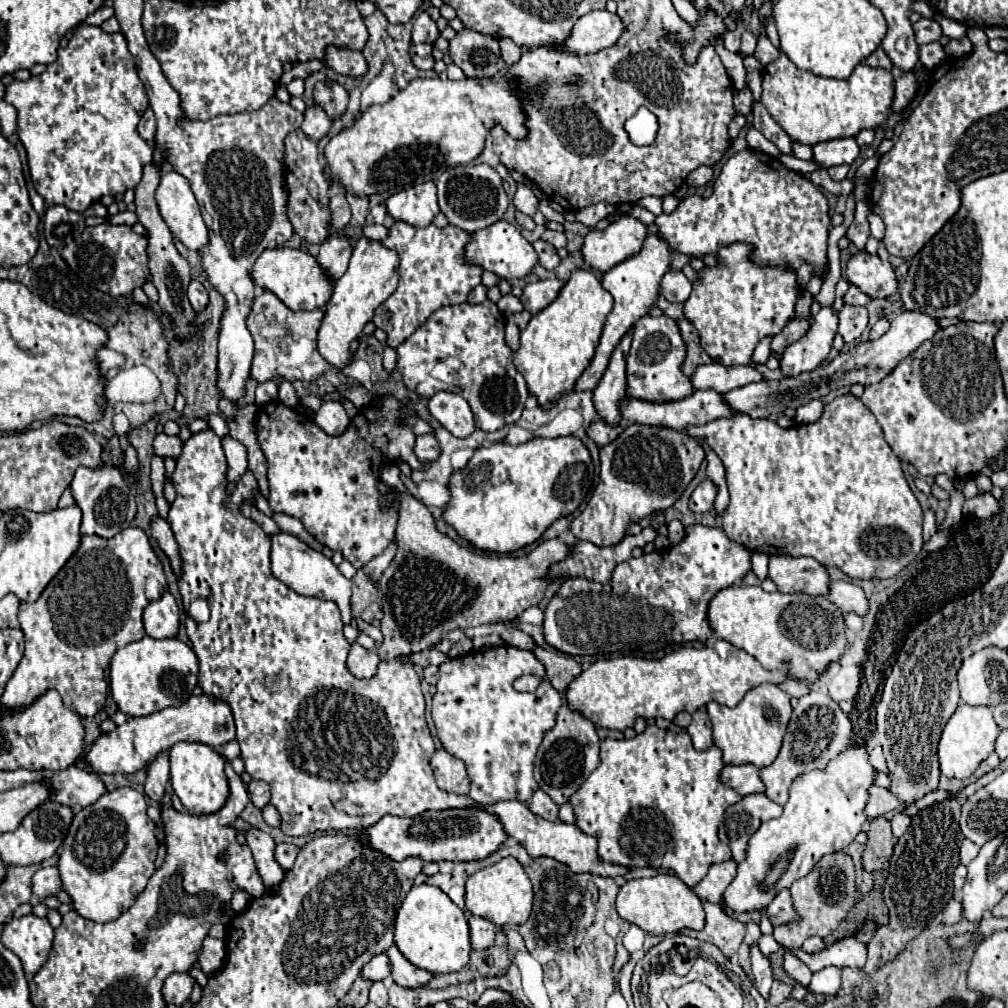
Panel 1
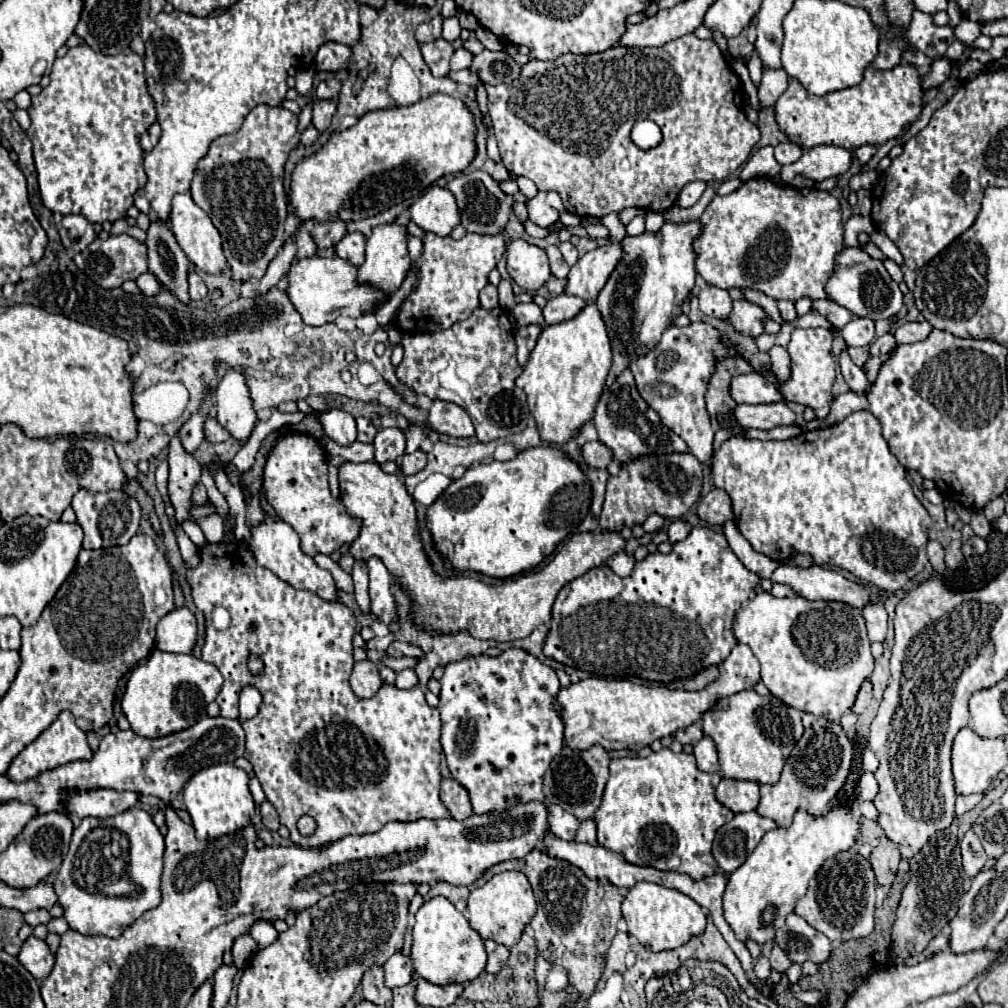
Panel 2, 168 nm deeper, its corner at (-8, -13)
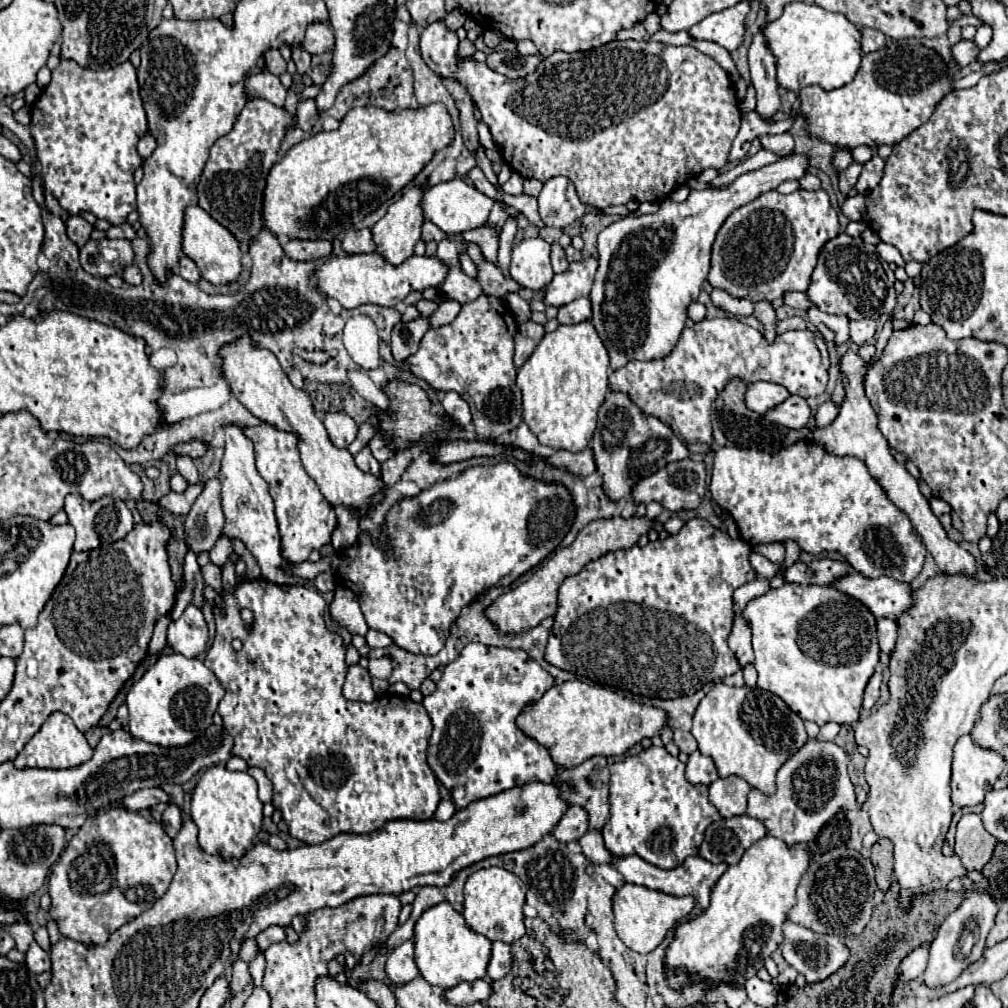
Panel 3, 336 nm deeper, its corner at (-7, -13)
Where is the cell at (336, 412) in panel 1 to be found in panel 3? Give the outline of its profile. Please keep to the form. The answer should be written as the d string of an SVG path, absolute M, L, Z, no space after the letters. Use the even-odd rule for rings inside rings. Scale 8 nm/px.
M327 412L325 414L325 420L323 420L327 432L329 432L329 438L331 442L337 446L337 448L347 448L355 438L357 438L357 422L347 416L345 412Z

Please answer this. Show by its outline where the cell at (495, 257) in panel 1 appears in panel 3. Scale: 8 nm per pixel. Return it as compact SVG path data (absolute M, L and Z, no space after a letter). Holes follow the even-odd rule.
M543 238L521 240L511 254L511 278L523 288L541 290L553 280L549 244Z

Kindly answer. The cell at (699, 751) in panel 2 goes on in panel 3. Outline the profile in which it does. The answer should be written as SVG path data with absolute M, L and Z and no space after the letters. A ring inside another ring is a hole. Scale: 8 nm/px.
M699 750L689 756L689 762L687 762L687 780L691 784L707 784L709 786L717 778L719 778L719 774L717 774L717 766L715 766L713 758L703 756Z

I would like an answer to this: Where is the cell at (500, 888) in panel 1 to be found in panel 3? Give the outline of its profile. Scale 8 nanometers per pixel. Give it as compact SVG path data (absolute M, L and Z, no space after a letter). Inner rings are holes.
M493 866L487 870L479 870L471 874L465 884L465 902L463 902L463 918L473 932L487 936L489 940L499 940L505 944L513 944L525 934L523 926L523 906L525 906L527 886L513 872Z

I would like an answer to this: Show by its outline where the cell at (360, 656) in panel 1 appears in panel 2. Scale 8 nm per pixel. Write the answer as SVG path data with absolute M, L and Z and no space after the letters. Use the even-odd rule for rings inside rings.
M370 660L354 664L350 686L358 698L372 698L382 686L382 680L378 676L378 666L372 664Z

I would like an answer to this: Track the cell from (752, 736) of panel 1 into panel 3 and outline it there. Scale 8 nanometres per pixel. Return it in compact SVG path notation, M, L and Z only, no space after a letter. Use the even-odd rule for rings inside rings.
M719 682L699 704L695 716L693 716L693 728L691 734L695 736L699 744L699 752L705 756L711 756L715 760L715 766L719 770L721 778L727 778L731 774L741 776L747 780L753 788L763 790L765 794L775 792L775 774L795 754L805 742L807 742L807 732L803 726L803 720L775 694L761 690L761 688L731 688Z

